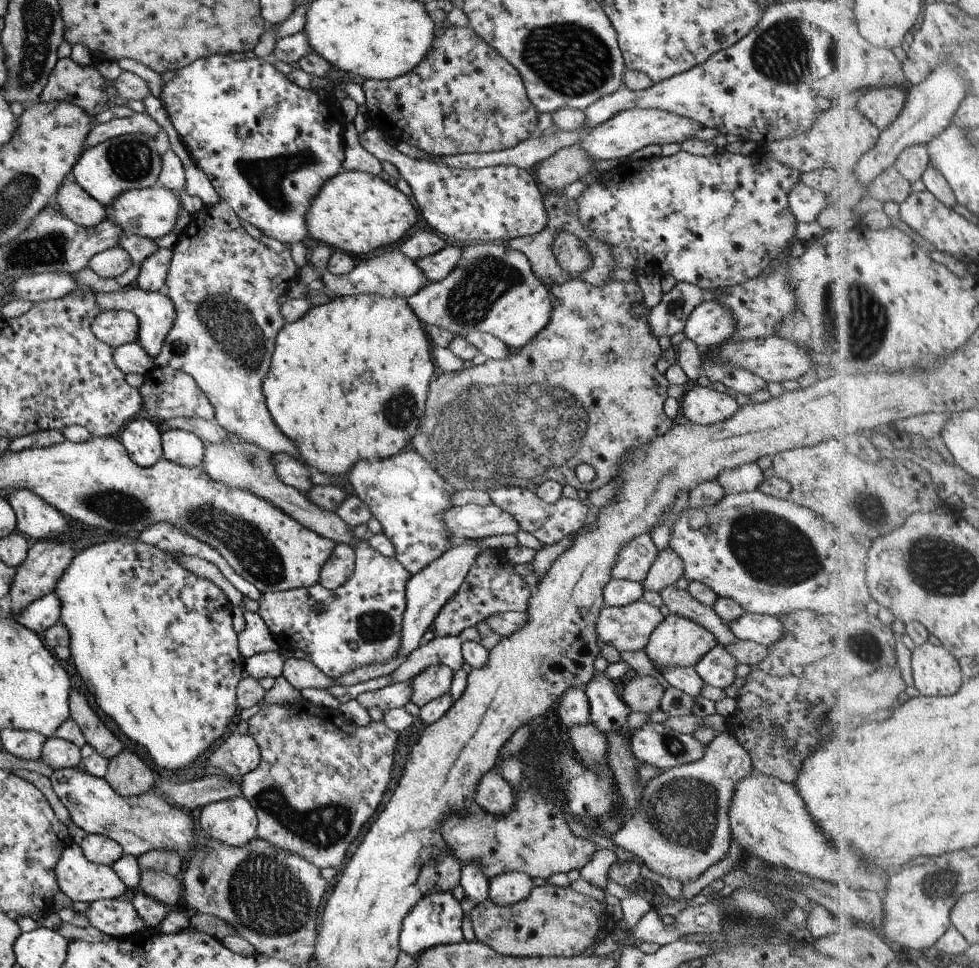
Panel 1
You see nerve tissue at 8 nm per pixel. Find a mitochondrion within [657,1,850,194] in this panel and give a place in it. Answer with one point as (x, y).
(782, 54)

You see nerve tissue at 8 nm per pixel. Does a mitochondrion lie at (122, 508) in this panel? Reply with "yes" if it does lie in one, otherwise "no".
yes

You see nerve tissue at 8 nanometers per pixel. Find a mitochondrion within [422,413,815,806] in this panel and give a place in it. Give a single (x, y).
(674, 747)

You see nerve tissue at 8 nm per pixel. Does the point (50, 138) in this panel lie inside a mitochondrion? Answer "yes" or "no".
no

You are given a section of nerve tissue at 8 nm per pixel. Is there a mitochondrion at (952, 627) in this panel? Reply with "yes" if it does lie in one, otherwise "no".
no

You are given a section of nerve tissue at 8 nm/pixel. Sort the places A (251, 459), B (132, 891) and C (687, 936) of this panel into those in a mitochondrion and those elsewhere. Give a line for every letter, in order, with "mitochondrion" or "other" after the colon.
A: mitochondrion
B: other
C: other

